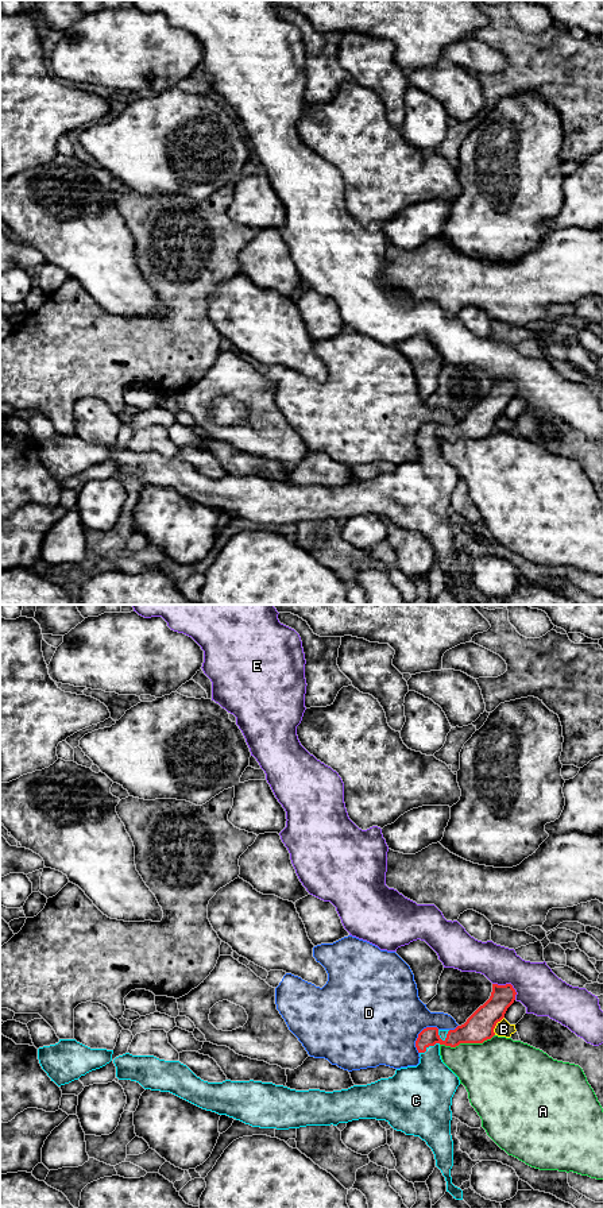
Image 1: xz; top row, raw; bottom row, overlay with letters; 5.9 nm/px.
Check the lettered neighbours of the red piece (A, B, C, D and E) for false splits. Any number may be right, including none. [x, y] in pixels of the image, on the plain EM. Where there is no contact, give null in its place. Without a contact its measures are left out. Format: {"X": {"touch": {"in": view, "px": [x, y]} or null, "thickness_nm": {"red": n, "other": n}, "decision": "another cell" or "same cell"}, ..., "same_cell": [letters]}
{"A": {"touch": {"in": "xz", "px": [467, 437]}, "thickness_nm": {"red": 170, "other": 400}, "decision": "another cell"}, "B": {"touch": {"in": "xz", "px": [495, 420]}, "thickness_nm": {"red": 170, "other": 100}, "decision": "another cell"}, "C": {"touch": {"in": "xz", "px": [429, 440]}, "thickness_nm": {"red": 130, "other": 300}, "decision": "same cell"}, "D": {"touch": {"in": "xz", "px": [418, 431]}, "thickness_nm": {"red": 110, "other": 500}, "decision": "another cell"}, "E": {"touch": {"in": "xz", "px": [509, 379]}, "thickness_nm": {"red": 150, "other": 260}, "decision": "another cell"}, "same_cell": ["C"]}

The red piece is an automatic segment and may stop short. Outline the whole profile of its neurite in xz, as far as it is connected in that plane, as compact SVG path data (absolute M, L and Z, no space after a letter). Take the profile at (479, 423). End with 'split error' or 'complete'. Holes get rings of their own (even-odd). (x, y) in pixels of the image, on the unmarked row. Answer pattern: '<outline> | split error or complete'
M492 379L490 394L480 401L464 420L455 425L424 424L415 436L420 459L395 466L389 474L348 485L325 487L320 485L295 486L283 481L262 476L208 478L197 472L179 456L165 456L154 451L125 448L113 455L116 472L139 478L144 485L170 487L202 505L227 510L252 522L289 525L306 521L337 521L359 514L386 516L394 525L420 532L432 544L436 561L447 576L447 587L463 595L463 586L452 579L453 536L451 530L452 493L460 481L459 472L442 458L440 441L456 443L460 439L483 439L491 435L498 417L515 395L511 379Z | split error

